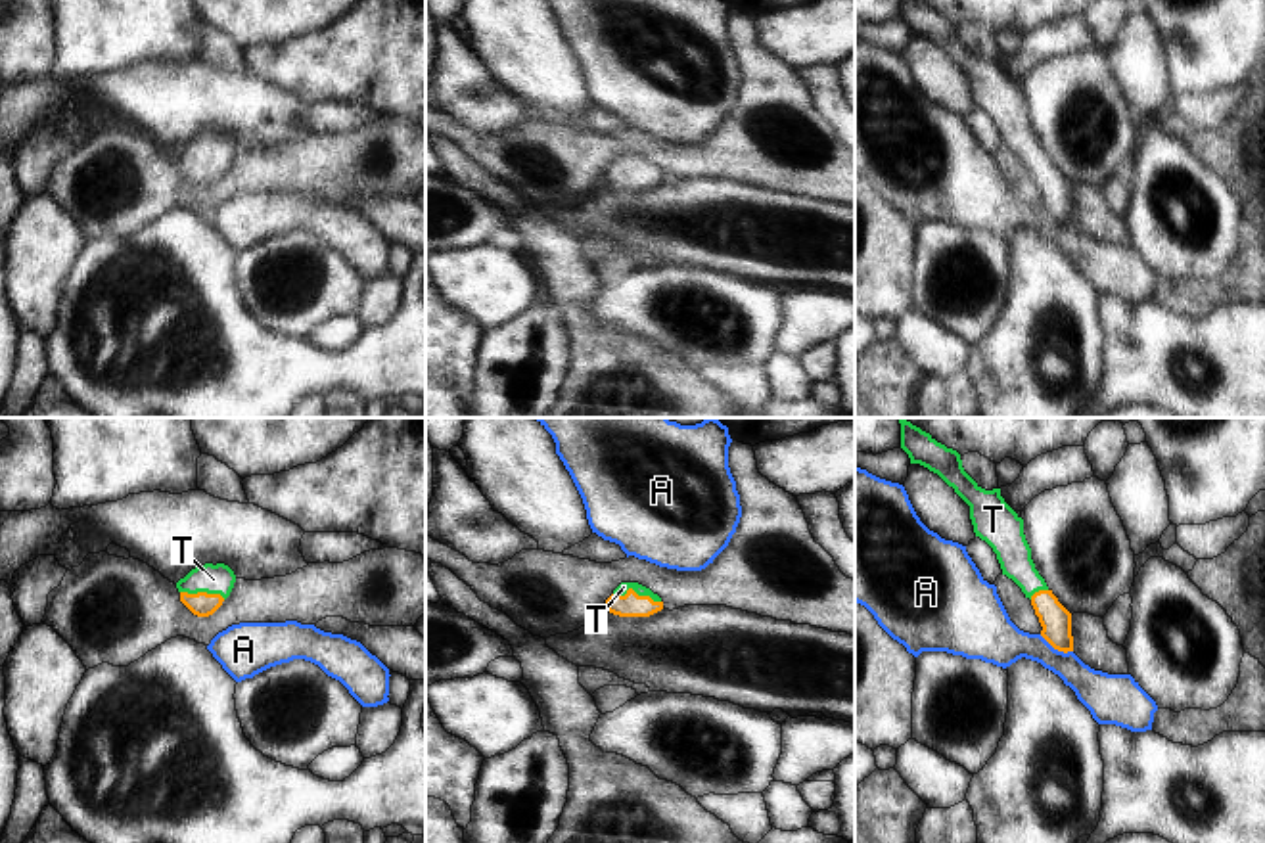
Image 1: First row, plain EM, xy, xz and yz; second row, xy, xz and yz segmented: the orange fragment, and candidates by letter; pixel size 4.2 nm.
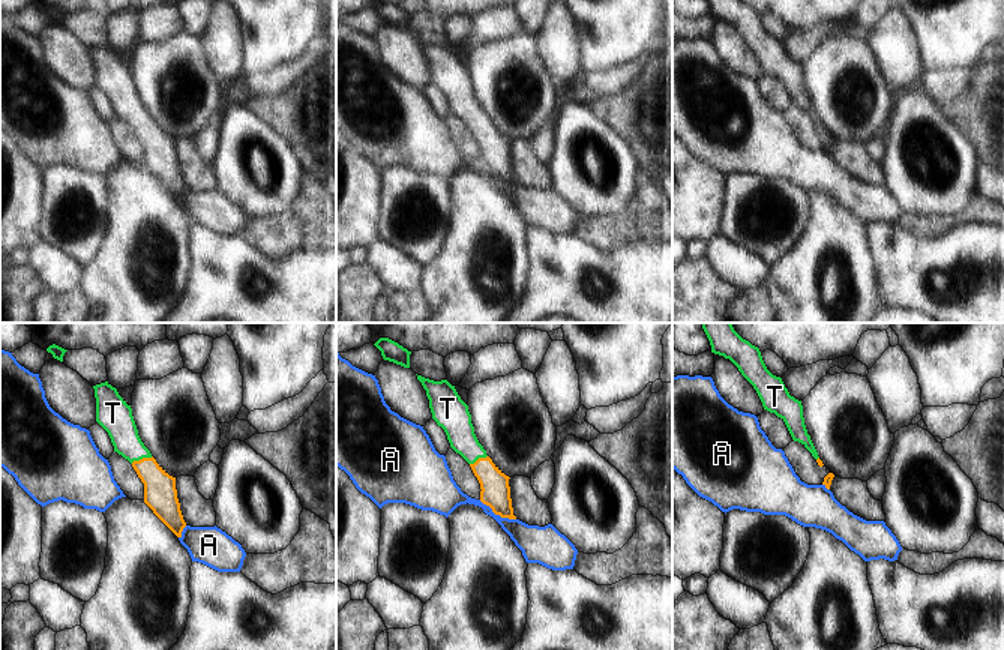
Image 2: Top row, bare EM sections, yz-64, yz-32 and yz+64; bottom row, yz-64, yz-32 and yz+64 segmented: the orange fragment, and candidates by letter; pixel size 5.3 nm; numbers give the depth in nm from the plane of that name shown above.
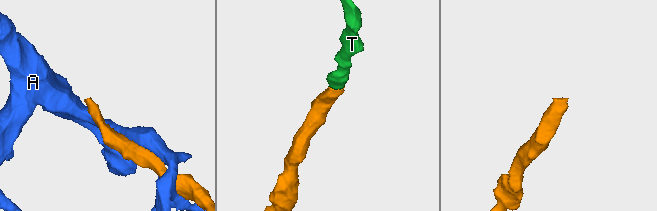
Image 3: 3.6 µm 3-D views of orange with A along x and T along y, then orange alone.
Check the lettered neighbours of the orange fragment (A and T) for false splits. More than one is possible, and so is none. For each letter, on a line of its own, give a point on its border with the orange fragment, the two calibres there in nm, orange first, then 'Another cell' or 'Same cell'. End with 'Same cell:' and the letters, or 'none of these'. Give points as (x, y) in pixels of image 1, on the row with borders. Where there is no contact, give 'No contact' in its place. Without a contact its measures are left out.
A: Touches orange at yz (1057, 648). Thickness 130 nm (orange) against 190 nm. Another cell
T: Touches orange at xz (635, 592). Thickness 100 nm (orange) against 50 nm. Same cell
Same cell: T.

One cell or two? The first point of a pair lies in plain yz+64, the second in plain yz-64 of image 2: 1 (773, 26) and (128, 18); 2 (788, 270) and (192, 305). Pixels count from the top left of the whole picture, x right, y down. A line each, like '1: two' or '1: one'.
1: two
2: two

